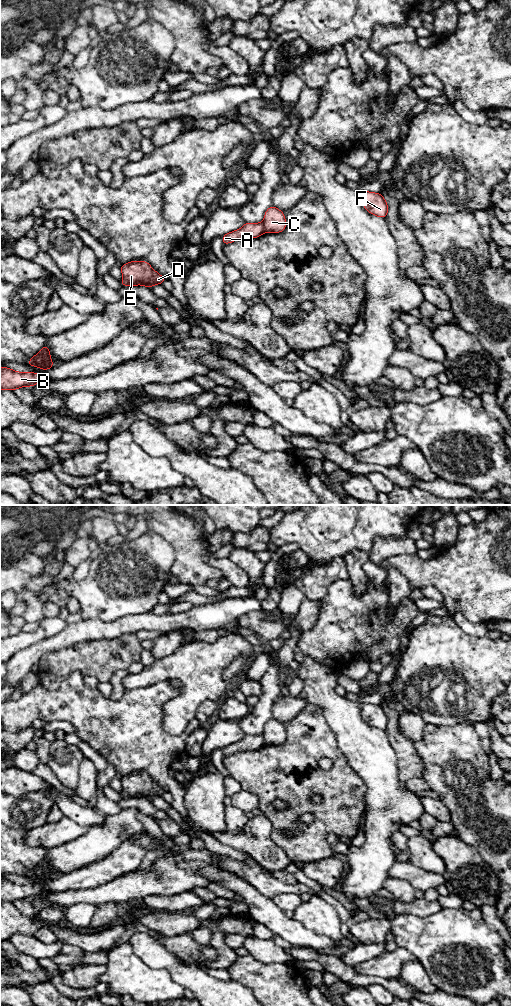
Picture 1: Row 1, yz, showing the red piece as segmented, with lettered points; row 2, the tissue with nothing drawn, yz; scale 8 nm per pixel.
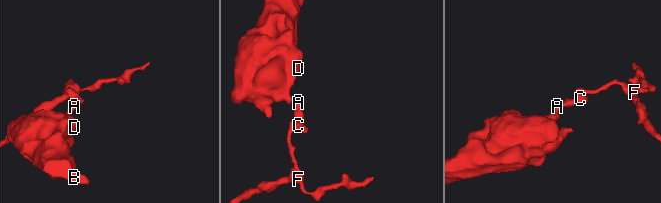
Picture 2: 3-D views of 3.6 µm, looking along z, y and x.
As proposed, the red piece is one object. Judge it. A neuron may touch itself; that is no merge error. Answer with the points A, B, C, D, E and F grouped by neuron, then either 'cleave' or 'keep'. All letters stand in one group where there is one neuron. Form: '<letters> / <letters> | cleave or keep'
A B D E / C F | cleave

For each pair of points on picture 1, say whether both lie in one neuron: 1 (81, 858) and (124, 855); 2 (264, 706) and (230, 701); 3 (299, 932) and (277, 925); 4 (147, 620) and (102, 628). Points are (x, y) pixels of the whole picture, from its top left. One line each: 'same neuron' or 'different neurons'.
1: different neurons
2: different neurons
3: same neuron
4: same neuron

